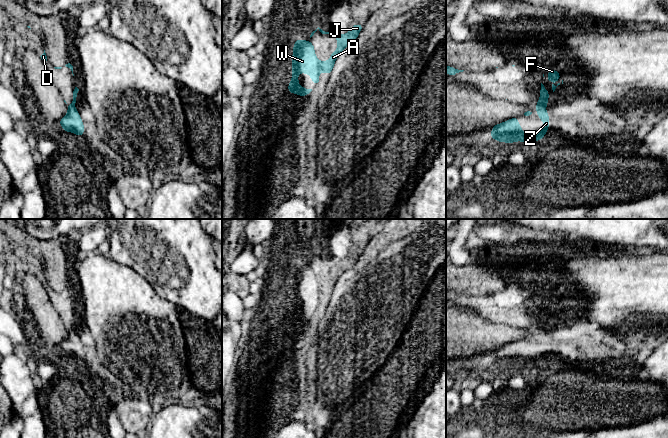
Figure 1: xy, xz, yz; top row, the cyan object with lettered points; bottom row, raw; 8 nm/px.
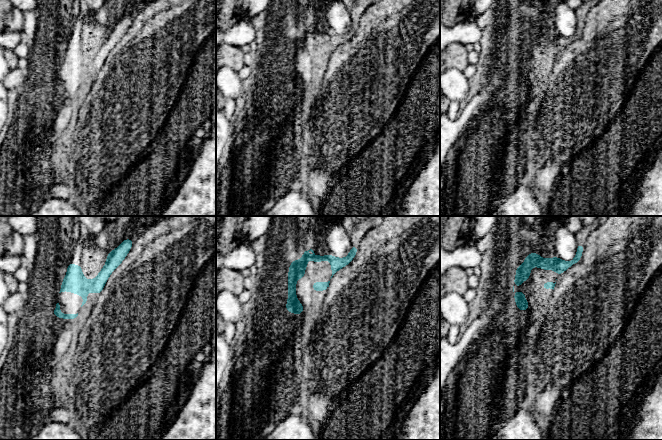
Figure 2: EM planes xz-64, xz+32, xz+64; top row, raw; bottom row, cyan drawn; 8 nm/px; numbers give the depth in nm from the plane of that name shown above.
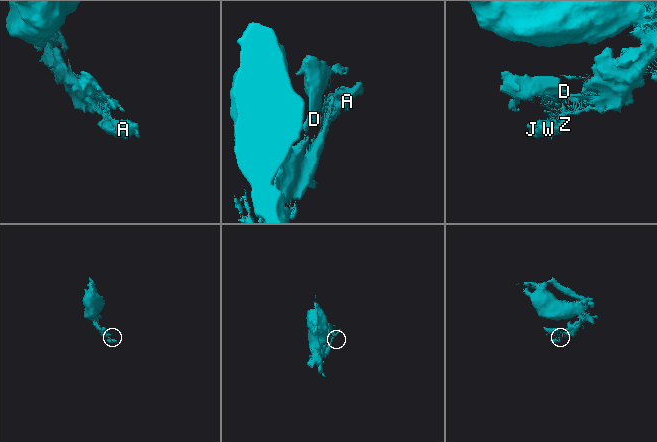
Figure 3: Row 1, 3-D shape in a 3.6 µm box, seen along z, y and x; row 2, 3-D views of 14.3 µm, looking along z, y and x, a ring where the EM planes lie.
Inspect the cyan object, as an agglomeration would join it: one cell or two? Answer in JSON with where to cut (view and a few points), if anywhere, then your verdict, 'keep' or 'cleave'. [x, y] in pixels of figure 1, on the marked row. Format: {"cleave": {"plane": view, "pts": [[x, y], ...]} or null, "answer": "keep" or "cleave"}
{"cleave": null, "answer": "keep"}

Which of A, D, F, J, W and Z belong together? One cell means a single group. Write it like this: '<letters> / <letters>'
A D F J W Z

